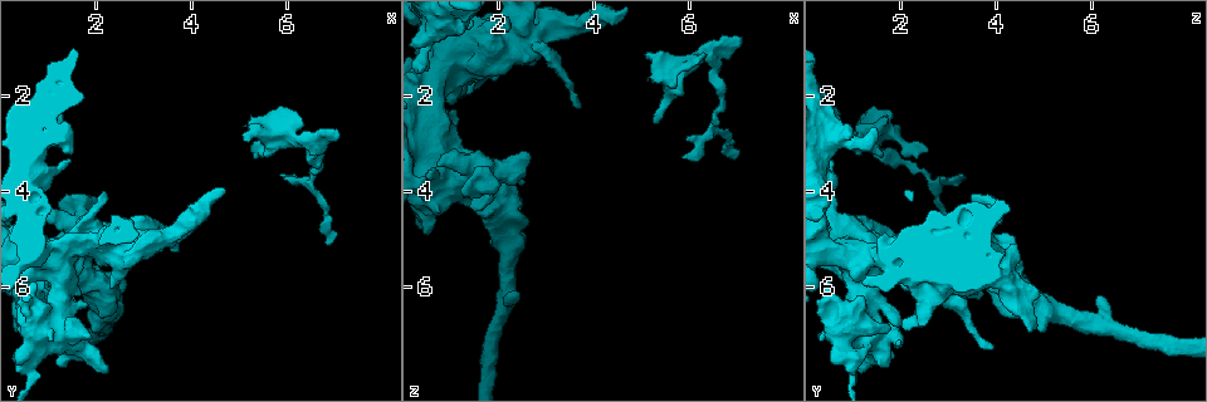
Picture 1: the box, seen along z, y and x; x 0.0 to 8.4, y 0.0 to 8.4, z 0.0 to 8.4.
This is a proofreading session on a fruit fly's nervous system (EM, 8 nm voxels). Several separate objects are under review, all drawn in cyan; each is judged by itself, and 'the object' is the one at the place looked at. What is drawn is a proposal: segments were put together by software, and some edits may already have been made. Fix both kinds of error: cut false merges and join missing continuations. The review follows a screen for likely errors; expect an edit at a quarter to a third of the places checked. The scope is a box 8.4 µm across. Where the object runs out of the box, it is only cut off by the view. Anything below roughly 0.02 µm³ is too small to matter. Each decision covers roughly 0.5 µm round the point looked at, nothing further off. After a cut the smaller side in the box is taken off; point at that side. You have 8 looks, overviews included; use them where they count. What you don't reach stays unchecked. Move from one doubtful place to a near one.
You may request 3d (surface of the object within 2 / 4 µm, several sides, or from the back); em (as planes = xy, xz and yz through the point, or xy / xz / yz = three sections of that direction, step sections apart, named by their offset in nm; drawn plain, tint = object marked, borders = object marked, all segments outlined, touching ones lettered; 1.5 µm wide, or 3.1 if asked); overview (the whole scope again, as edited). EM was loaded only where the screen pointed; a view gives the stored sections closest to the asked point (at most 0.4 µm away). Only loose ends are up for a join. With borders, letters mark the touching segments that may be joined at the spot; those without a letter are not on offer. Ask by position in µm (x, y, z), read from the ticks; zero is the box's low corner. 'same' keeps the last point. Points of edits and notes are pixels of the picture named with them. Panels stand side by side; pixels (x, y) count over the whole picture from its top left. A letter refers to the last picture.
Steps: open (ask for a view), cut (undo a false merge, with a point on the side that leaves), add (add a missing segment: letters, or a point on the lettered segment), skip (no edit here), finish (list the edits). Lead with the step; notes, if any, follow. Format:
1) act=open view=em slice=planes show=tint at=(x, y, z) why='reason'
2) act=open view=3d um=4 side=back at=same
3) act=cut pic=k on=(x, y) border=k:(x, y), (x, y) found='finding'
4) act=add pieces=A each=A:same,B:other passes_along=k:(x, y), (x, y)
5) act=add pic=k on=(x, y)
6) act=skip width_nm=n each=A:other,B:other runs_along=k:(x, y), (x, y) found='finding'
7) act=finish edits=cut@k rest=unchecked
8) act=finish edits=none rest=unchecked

act=open view=em slice=yz step=8 show=tint at=(5.20, 2.50, 1.65) why='free end'

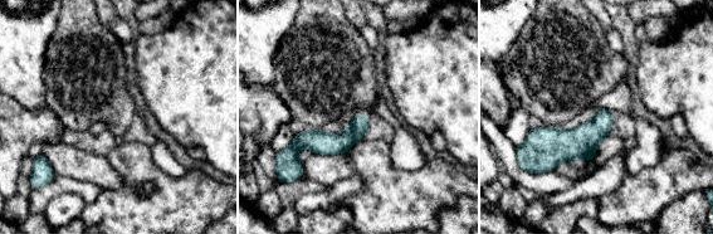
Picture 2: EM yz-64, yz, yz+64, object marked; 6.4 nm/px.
act=open view=em slice=planes show=borders at=same

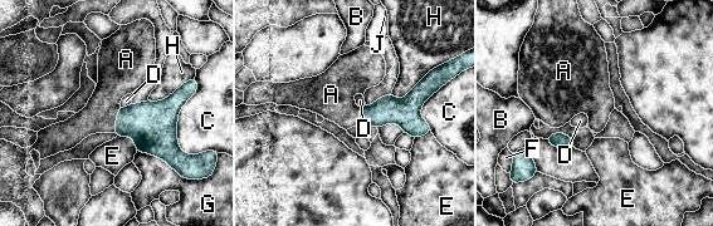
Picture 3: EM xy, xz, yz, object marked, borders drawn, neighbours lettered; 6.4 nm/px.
act=add pieces=A each=A:same,B:other,C:other,D:other,E:other,F:other,G:other,H:other,J:other found='it goes on there'

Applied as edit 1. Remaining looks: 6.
act=open view=overview why='see it whole again'

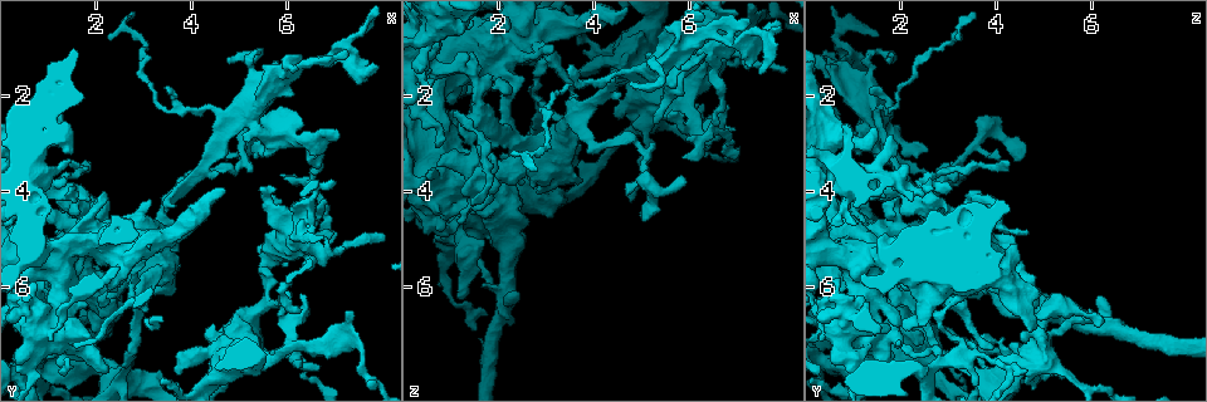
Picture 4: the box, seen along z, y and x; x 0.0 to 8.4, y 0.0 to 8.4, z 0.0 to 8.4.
act=open view=3d um=4 at=(5.90, 3.65, 3.25) why='an open end'

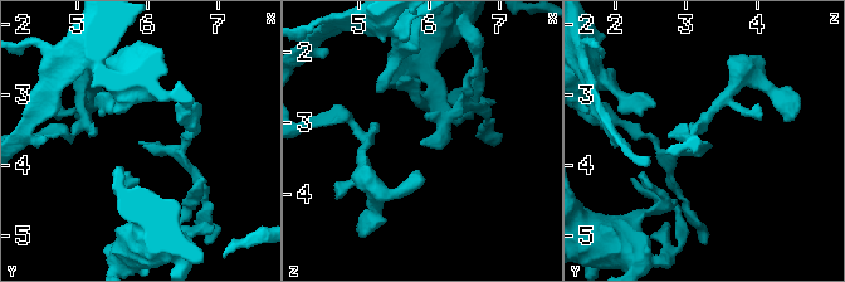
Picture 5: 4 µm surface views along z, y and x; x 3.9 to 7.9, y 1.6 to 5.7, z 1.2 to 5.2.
act=open view=em slice=planes show=tint at=(5.85, 3.70, 3.30) why='need the tissue'

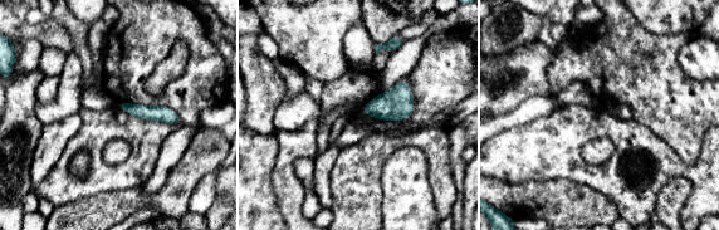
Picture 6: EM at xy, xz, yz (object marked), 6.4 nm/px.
act=open view=em slice=planes show=borders at=same why='see the neighbours'

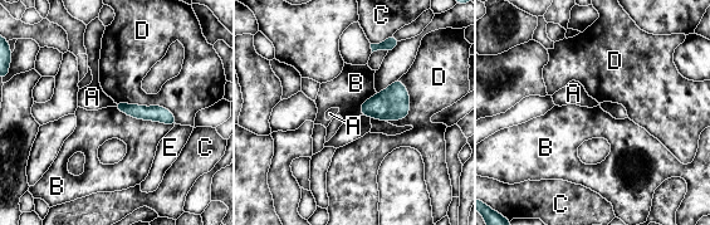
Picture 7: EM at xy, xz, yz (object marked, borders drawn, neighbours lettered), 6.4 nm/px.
act=skip each=A:other,B:other,C:other,D:other,E:other runs_along=7:(120, 106), (172, 121) found='none of them fits'

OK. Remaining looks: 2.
act=open view=em slice=planes show=borders at=(2.25, 7.70, 1.15)

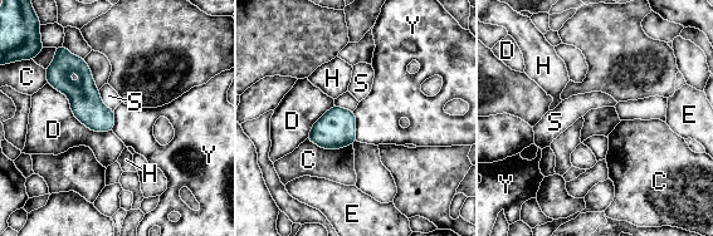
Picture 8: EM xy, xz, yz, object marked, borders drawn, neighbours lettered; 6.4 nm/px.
act=skip longest_contact=D:500nm each=C:other,D:other,E:other,H:other,S:other,Y:other border=8:(352, 112), (356, 139) found='none of them fits'

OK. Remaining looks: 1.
act=finish edits=add@3 rest=unchecked

